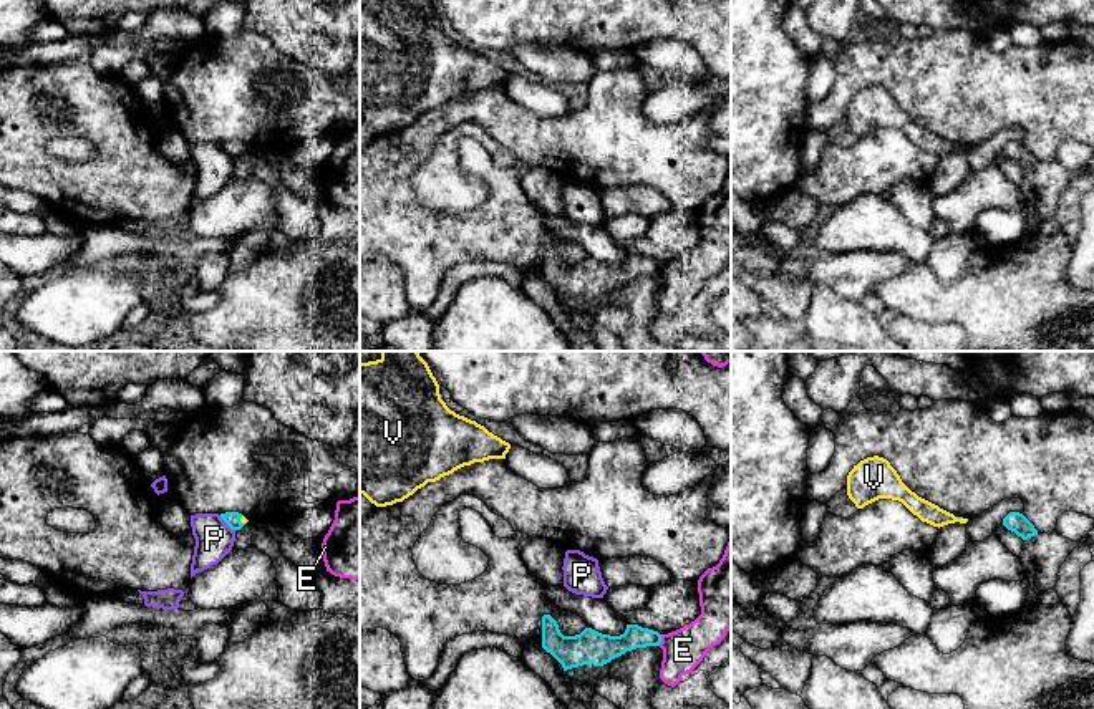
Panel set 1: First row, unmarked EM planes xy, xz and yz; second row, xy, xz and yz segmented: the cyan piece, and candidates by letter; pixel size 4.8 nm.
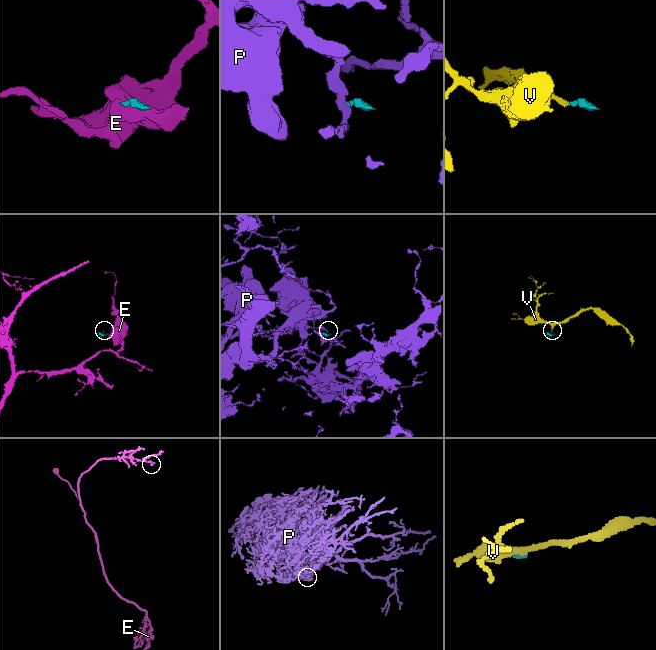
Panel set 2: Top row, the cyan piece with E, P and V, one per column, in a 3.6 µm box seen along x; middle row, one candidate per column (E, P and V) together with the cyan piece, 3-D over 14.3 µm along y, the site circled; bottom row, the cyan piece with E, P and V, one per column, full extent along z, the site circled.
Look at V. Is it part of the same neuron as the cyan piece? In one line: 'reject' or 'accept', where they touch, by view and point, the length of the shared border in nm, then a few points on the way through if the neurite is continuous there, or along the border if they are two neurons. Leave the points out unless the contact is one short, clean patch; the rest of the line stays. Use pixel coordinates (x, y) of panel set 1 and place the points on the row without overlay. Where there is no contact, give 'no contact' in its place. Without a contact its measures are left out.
accept | xy (239, 149) | 50 nm | across xy (232, 148), (239, 149), (244, 149)

